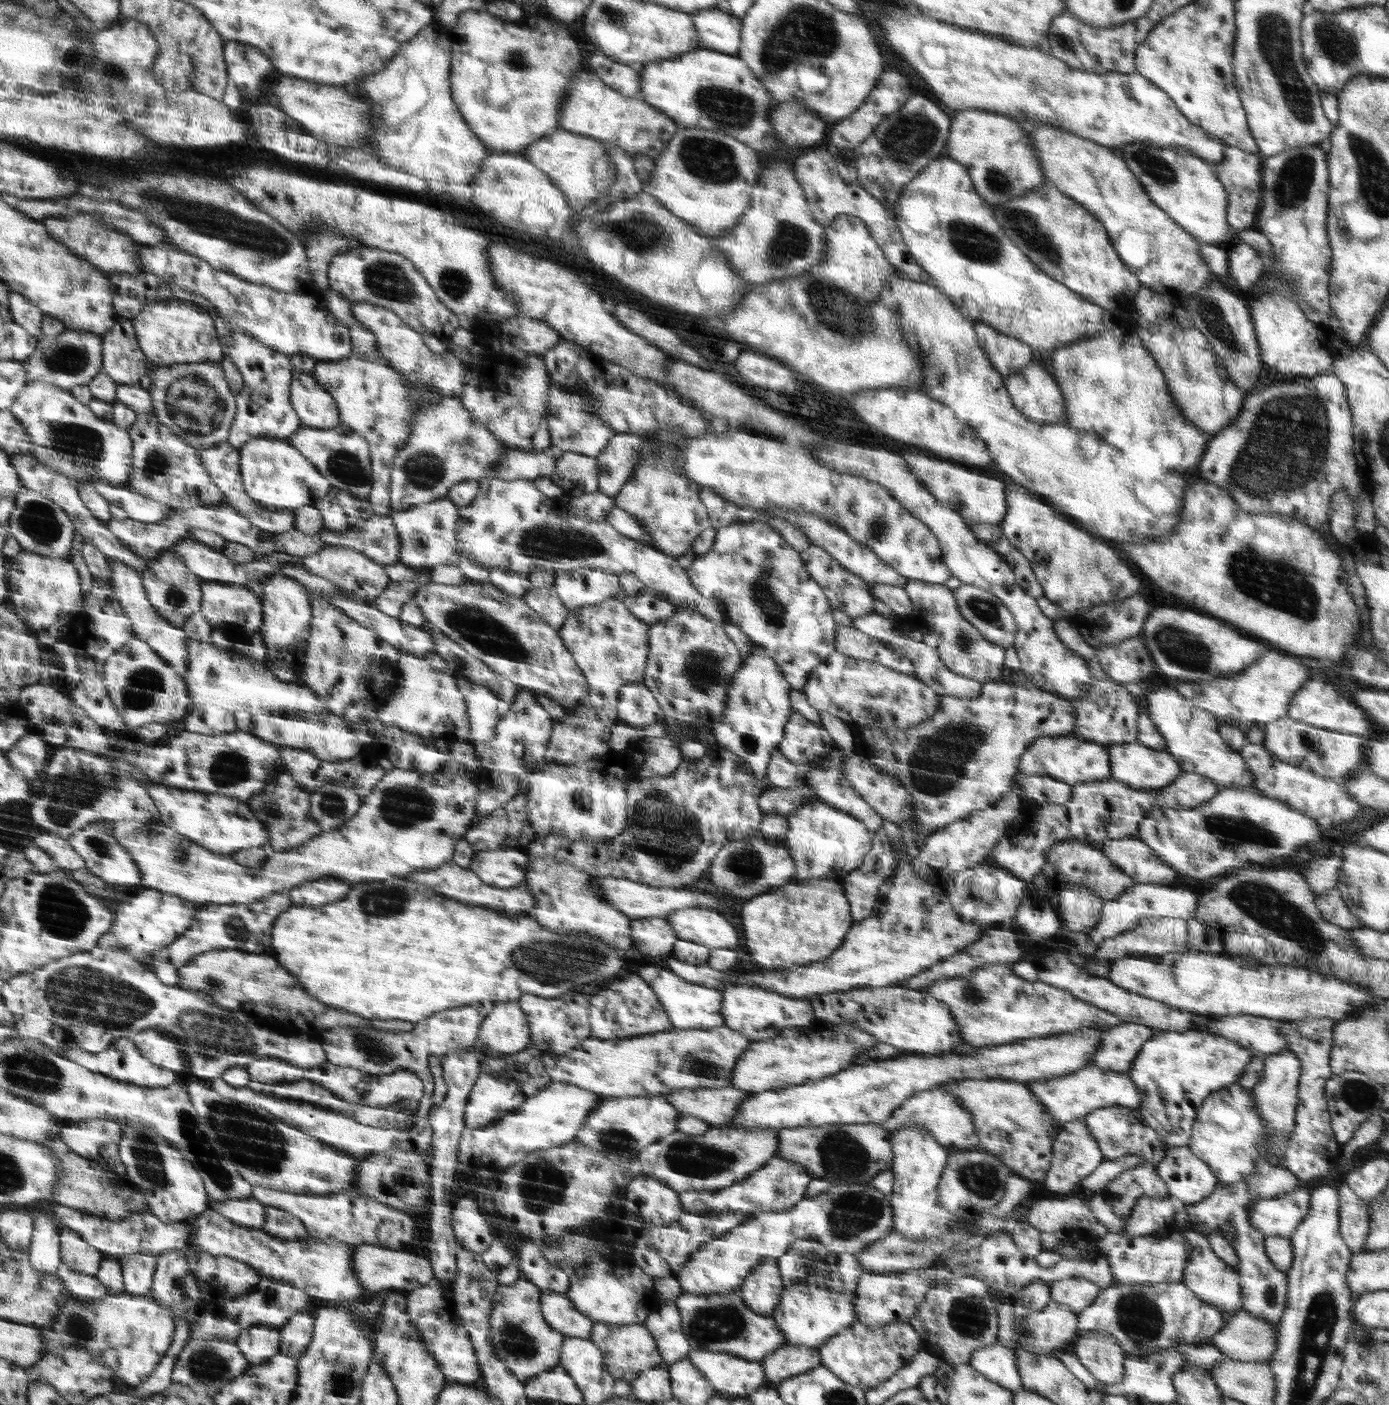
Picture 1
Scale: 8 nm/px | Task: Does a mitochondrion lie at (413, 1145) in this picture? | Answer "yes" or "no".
no

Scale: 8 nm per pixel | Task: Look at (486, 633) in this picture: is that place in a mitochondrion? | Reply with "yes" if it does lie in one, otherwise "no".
yes

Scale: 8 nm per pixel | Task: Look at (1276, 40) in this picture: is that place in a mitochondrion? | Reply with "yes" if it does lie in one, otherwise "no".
yes

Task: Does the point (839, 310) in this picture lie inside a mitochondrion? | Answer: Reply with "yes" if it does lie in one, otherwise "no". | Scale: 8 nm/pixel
yes

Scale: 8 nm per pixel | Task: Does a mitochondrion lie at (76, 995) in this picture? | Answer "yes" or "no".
yes

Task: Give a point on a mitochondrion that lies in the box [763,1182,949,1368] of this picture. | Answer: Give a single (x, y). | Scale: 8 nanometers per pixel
(853, 1213)

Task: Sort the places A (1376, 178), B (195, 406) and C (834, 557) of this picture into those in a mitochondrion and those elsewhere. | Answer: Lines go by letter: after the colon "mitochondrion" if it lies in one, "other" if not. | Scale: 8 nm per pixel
A: mitochondrion
B: mitochondrion
C: other

